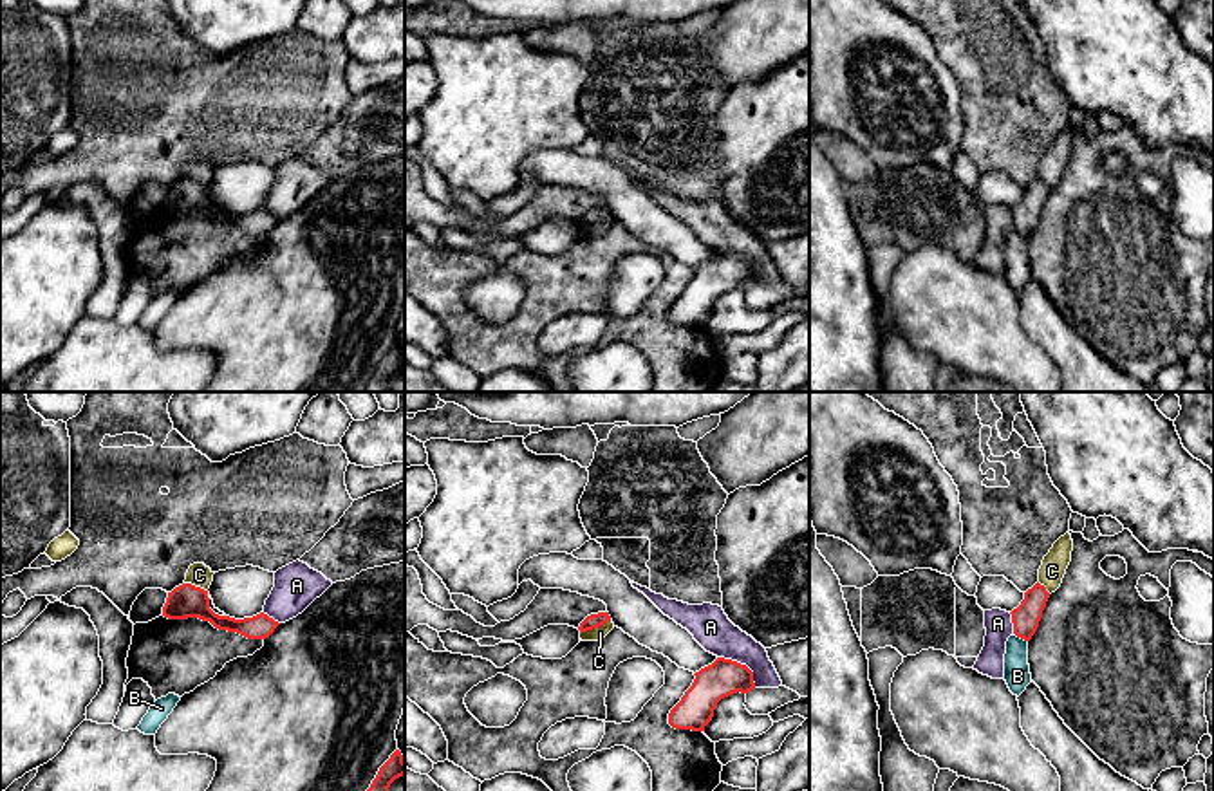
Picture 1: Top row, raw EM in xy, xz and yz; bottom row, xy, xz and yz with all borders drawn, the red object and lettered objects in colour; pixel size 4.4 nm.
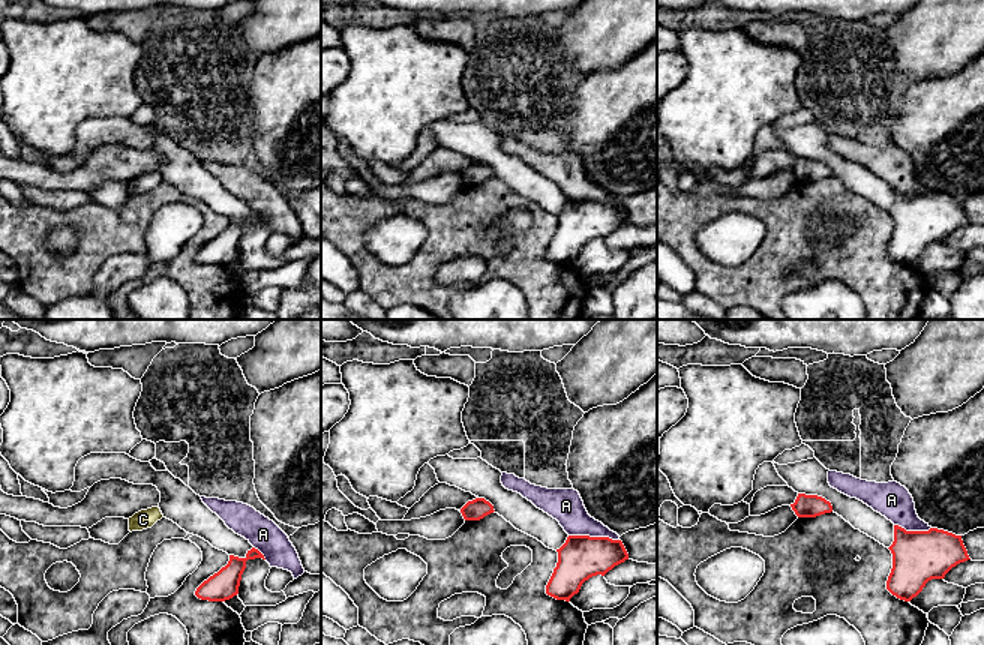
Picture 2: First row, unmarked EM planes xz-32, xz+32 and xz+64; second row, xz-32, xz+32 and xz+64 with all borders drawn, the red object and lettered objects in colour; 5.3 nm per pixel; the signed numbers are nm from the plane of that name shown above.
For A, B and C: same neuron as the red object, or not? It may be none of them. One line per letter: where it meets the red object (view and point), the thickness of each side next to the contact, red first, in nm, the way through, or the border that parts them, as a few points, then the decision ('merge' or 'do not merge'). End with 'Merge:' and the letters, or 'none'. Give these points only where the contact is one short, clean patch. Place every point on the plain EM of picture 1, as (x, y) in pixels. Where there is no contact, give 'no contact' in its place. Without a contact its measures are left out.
A: meets red in xz at (743, 260); 160 nm thick on the red side, 180 nm on the other; do not merge
B: meets red in yz at (1021, 233); 120 nm thick on the red side, 120 nm on the other; border along yz (1014, 228), (1027, 237); do not merge
C: meets red in xz at (595, 223); 70 nm thick on the red side, 60 nm on the other; border along xz (611, 215), (580, 230); do not merge
Merge: none

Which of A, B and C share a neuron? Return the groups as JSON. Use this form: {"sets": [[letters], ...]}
{"sets": [["A"], ["B"], ["C"]]}

